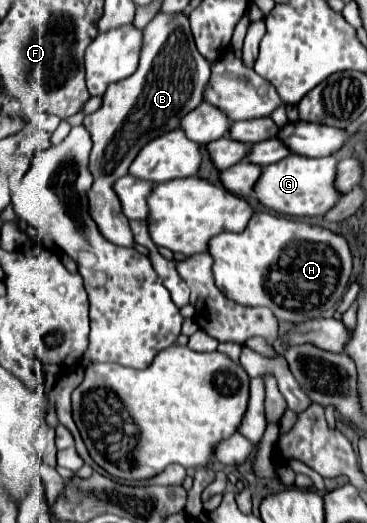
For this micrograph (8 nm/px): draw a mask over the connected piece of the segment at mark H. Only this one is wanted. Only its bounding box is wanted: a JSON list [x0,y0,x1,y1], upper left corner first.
[207,212,351,322]

